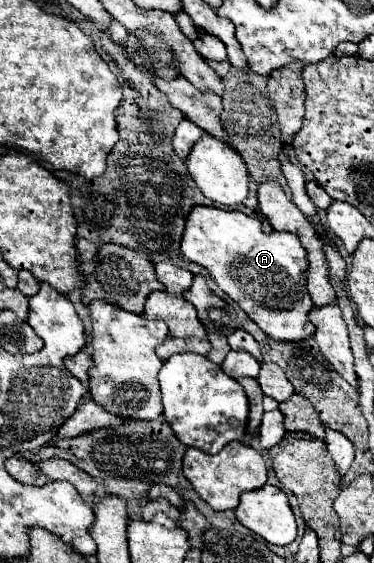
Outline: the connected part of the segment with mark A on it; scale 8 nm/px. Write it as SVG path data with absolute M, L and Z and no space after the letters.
M195 206L193 210L191 210L191 214L187 216L187 224L185 224L185 234L183 234L183 240L181 240L181 254L183 254L183 258L187 258L189 262L197 262L197 264L201 264L203 268L207 268L207 272L211 274L211 278L217 282L217 286L233 300L233 302L237 302L245 312L247 312L247 316L269 336L269 338L273 338L273 340L281 340L281 342L303 342L303 340L307 340L307 338L311 338L313 334L315 334L315 326L311 324L311 320L309 320L309 312L315 308L315 304L313 304L313 300L311 300L311 296L309 296L309 292L307 292L307 252L305 252L305 248L301 246L301 242L299 242L299 238L295 238L293 234L289 234L289 232L277 232L277 230L271 230L271 232L263 232L263 226L261 226L261 222L257 220L257 218L251 218L251 216L243 216L241 212L225 212L225 210L219 210L219 208L209 208L209 206Z

